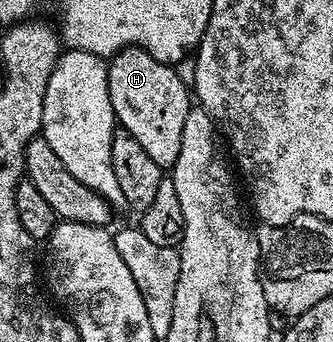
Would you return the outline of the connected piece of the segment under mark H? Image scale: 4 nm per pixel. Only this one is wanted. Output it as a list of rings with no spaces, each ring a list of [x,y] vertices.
[[[127,47],[107,60],[110,105],[114,105],[117,124],[146,149],[161,169],[171,169],[182,149],[182,129],[190,106],[190,87],[180,80],[175,66],[154,61],[141,47]]]

